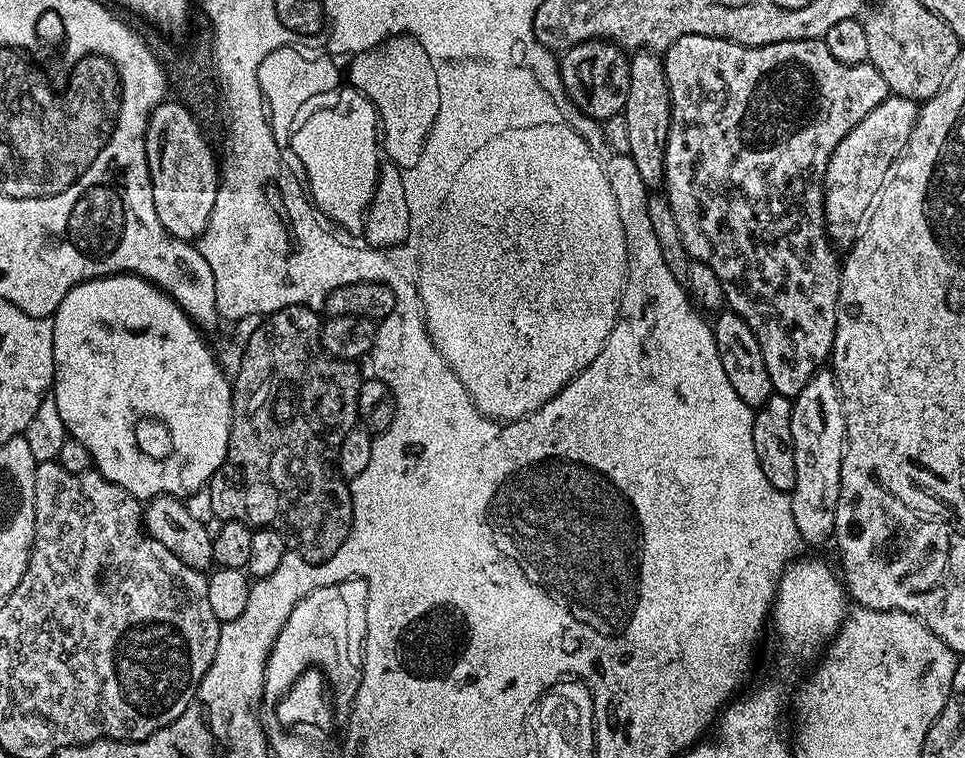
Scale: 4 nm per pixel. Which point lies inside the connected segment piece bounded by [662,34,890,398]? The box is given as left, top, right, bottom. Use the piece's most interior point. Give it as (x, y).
(752, 129)

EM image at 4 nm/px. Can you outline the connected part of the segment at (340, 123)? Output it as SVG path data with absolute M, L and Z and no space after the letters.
M339 86L329 93L318 94L317 97L310 98L297 116L290 139L290 149L292 148L293 154L300 159L300 164L304 167L303 175L306 177L310 199L323 215L325 212L345 233L350 234L359 228L358 219L348 220L350 188L346 178L364 176L364 205L366 205L369 193L372 192L375 151L379 145L376 108L357 88Z

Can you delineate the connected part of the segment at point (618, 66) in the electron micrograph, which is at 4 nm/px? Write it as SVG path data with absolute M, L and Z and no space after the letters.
M587 40L571 45L567 51L559 57L561 85L567 99L576 104L589 121L603 122L623 112L630 94L630 66L625 49L611 40Z

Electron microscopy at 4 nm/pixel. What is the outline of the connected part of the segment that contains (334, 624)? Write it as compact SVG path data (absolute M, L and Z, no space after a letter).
M356 578L356 584L351 584L349 580L340 583L325 584L316 588L312 592L298 601L290 618L286 620L282 630L275 638L275 644L269 649L267 666L264 667L264 688L261 699L274 706L288 692L290 686L310 667L317 667L325 675L325 681L330 687L331 700L333 702L333 715L337 720L347 720L350 717L353 698L360 691L364 680L363 669L354 664L355 657L352 655L348 645L348 635L354 632L355 624L358 624L358 640L363 643L368 632L368 584L364 580Z

